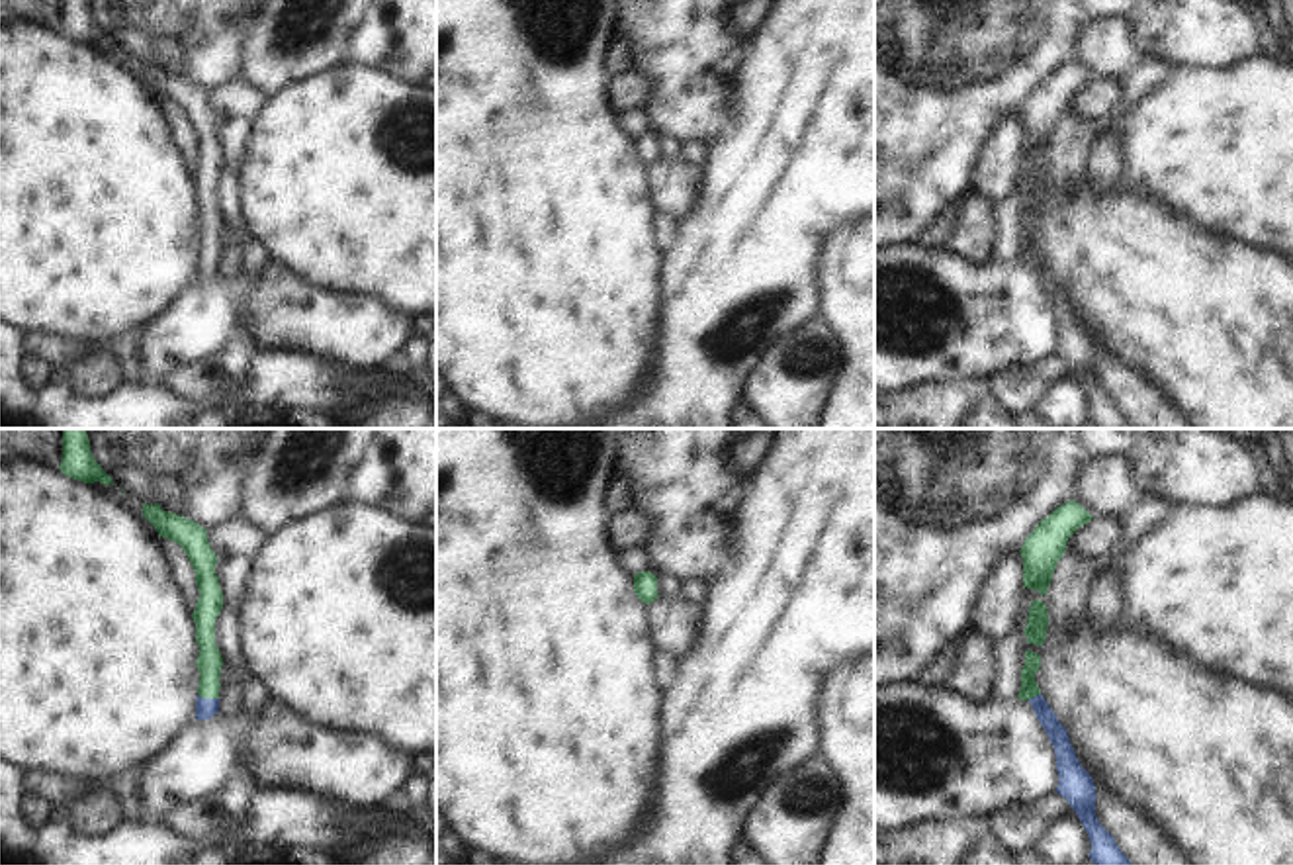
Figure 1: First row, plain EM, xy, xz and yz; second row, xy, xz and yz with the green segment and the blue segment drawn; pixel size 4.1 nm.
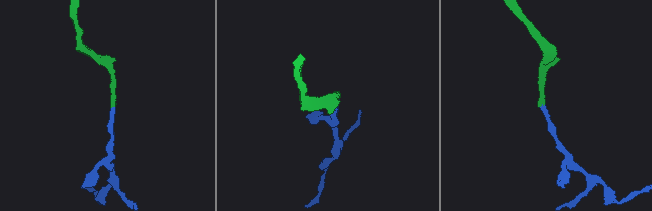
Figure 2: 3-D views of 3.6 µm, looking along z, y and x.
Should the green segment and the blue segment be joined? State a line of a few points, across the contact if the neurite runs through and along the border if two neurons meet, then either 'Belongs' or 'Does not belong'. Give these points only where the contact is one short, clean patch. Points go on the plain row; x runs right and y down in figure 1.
Line: xy (210, 222), (208, 259), (204, 269). Belongs

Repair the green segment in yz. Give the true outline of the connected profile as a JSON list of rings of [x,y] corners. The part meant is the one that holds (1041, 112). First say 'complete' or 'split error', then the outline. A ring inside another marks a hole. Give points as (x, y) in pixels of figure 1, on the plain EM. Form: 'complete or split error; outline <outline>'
complete; outline [[[1074,61],[1045,78],[1021,108],[1023,149],[1047,159],[1058,121],[1066,114],[1068,100],[1093,78]]]

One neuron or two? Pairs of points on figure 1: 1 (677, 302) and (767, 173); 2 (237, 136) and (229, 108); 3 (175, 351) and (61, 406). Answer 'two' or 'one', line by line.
1: one
2: one
3: two

